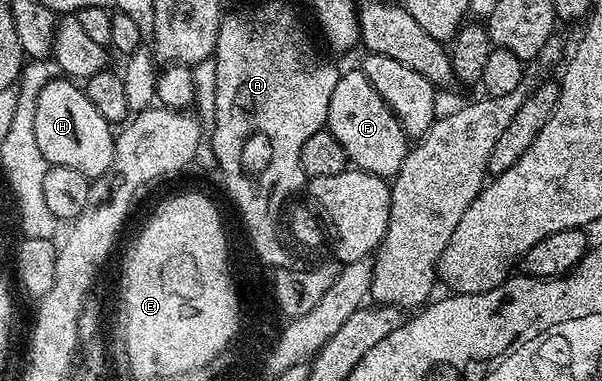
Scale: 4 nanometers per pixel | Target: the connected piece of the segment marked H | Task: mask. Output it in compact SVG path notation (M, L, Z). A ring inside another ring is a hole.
M60 76L54 78L49 84L45 84L45 88L41 88L41 96L37 96L37 108L33 116L33 132L37 132L37 148L41 148L41 156L45 156L45 160L52 166L64 166L65 168L77 168L77 172L81 172L88 180L102 178L111 168L111 161L115 159L115 134L113 133L112 123L105 120L105 116L101 116L101 112L97 112L97 108L93 108L93 100L89 100L86 89L80 88L74 81L68 80L66 77Z

